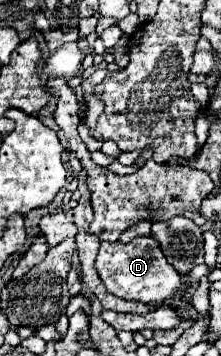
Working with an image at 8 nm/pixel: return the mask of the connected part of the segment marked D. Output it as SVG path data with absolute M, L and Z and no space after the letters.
M153 235L137 237L131 243L107 243L103 241L97 253L95 261L97 273L101 281L105 283L107 291L113 291L113 295L123 297L123 299L133 299L141 301L147 305L165 305L175 297L175 293L181 287L181 275L171 267Z

